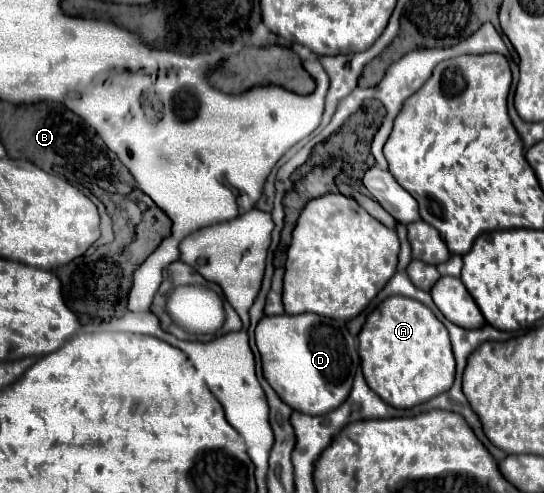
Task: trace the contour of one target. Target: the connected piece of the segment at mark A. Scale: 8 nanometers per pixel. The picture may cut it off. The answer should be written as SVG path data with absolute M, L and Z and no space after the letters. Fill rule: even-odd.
M388 297L366 319L360 335L362 373L368 387L388 405L408 409L446 393L456 377L448 329L416 299Z

